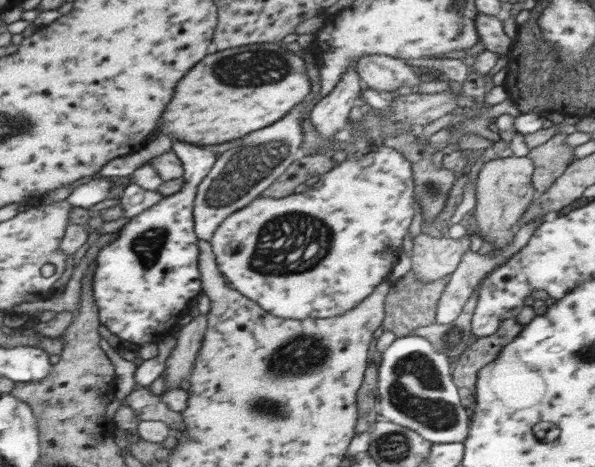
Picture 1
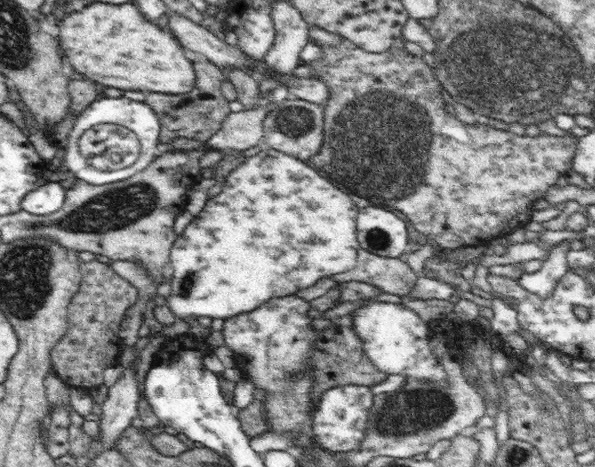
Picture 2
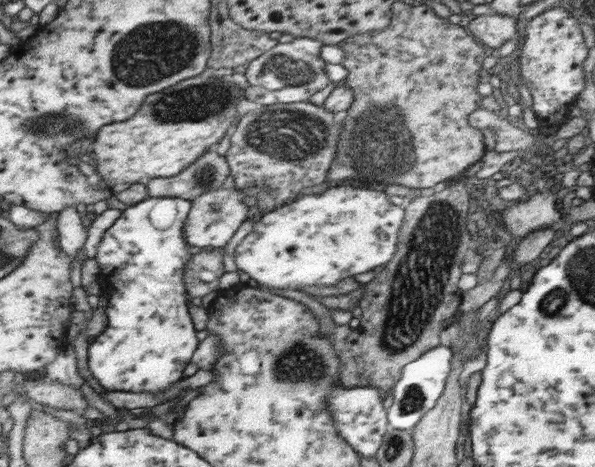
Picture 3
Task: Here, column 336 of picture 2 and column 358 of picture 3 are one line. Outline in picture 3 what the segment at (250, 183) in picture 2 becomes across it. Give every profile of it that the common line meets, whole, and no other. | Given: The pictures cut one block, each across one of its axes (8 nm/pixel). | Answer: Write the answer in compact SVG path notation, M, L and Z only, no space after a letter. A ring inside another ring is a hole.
M338 186L328 188L320 195L300 195L298 200L268 212L258 218L252 232L236 247L234 262L238 270L246 273L258 284L266 288L300 288L300 286L330 286L343 278L354 277L386 265L392 260L398 247L398 236L404 210L400 206L390 204L388 196L380 190L368 190L367 187ZM350 234L366 234L366 242L350 242L354 236Z

